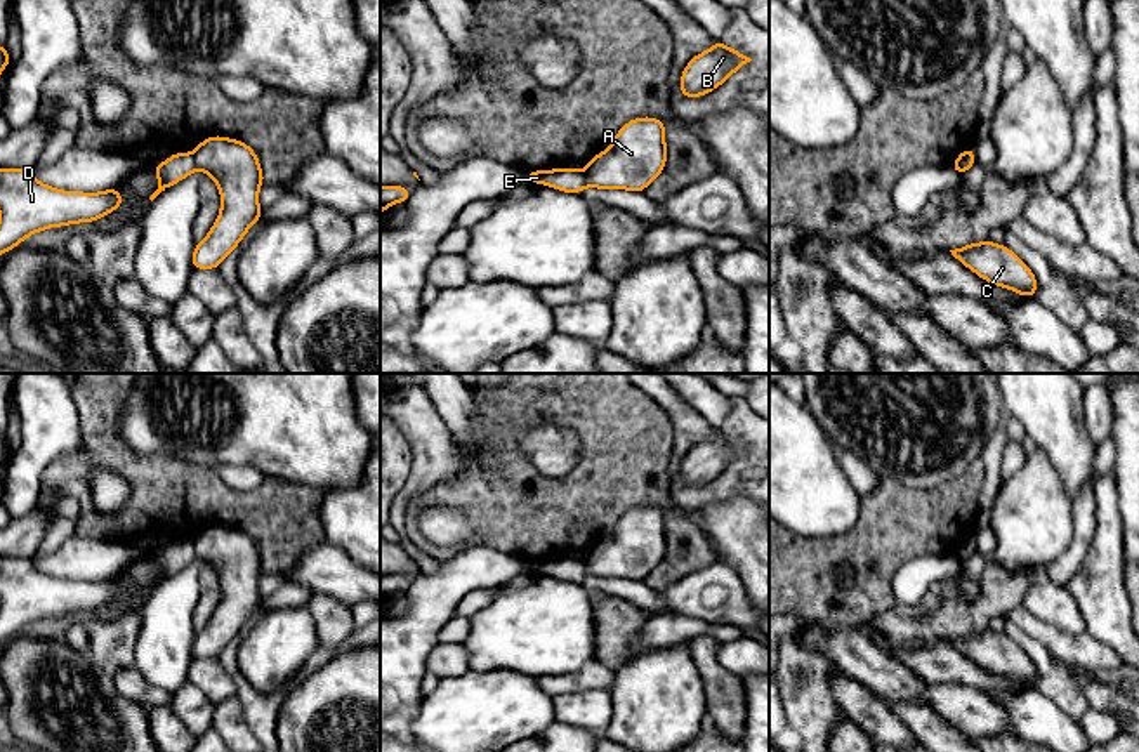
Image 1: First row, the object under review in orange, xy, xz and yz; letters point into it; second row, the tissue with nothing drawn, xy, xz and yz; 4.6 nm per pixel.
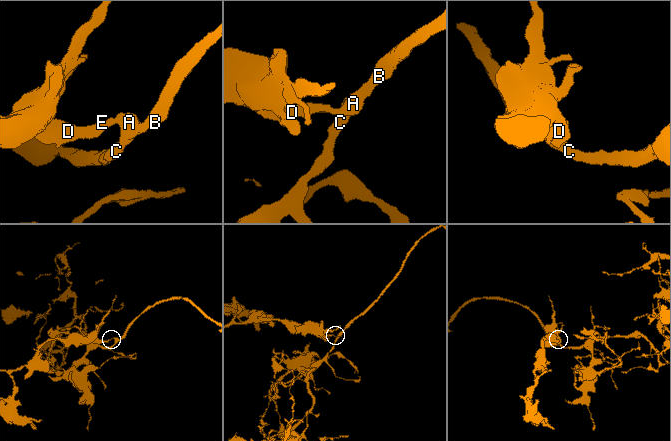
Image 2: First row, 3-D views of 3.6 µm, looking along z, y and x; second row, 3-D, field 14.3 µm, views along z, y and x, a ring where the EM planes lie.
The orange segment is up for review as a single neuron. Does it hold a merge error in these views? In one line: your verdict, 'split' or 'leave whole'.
split

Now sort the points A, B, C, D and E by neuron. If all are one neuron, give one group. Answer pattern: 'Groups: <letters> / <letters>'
Groups: A B C / D E

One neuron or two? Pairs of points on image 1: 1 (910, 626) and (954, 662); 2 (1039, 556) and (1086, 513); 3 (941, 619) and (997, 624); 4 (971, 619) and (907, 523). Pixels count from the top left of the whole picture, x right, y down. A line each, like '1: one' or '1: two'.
1: two
2: two
3: two
4: two

